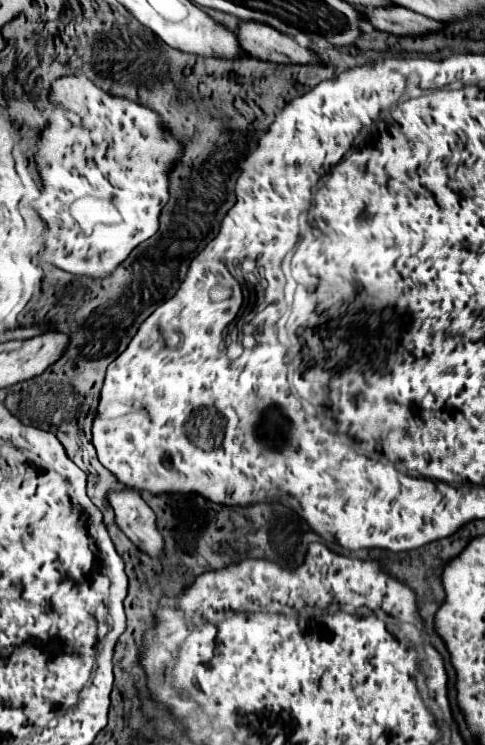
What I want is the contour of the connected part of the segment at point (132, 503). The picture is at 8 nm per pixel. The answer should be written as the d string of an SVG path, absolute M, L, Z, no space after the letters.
M132 489L108 491L108 503L116 513L116 525L148 555L158 555L164 549L164 541L156 529L156 517L152 509Z

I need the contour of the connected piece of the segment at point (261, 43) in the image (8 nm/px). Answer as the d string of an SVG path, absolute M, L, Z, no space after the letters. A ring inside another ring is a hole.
M240 21L236 37L242 51L256 59L274 61L274 63L316 63L320 57L306 47L300 47L292 37L280 35L266 23Z

